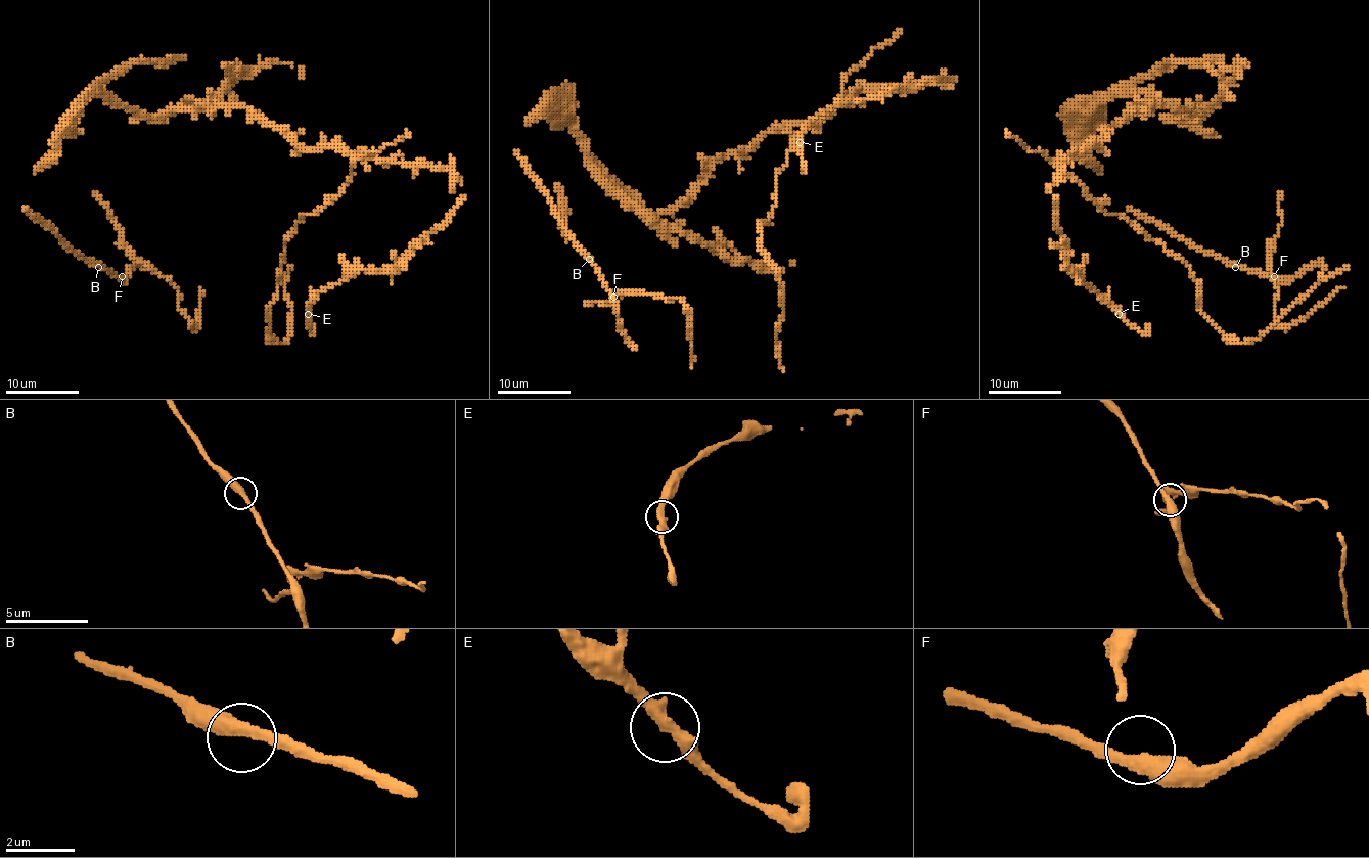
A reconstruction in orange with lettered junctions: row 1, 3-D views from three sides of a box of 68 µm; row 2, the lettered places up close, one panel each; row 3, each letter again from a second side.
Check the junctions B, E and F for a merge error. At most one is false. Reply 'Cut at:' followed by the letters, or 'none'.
Cut at: none

